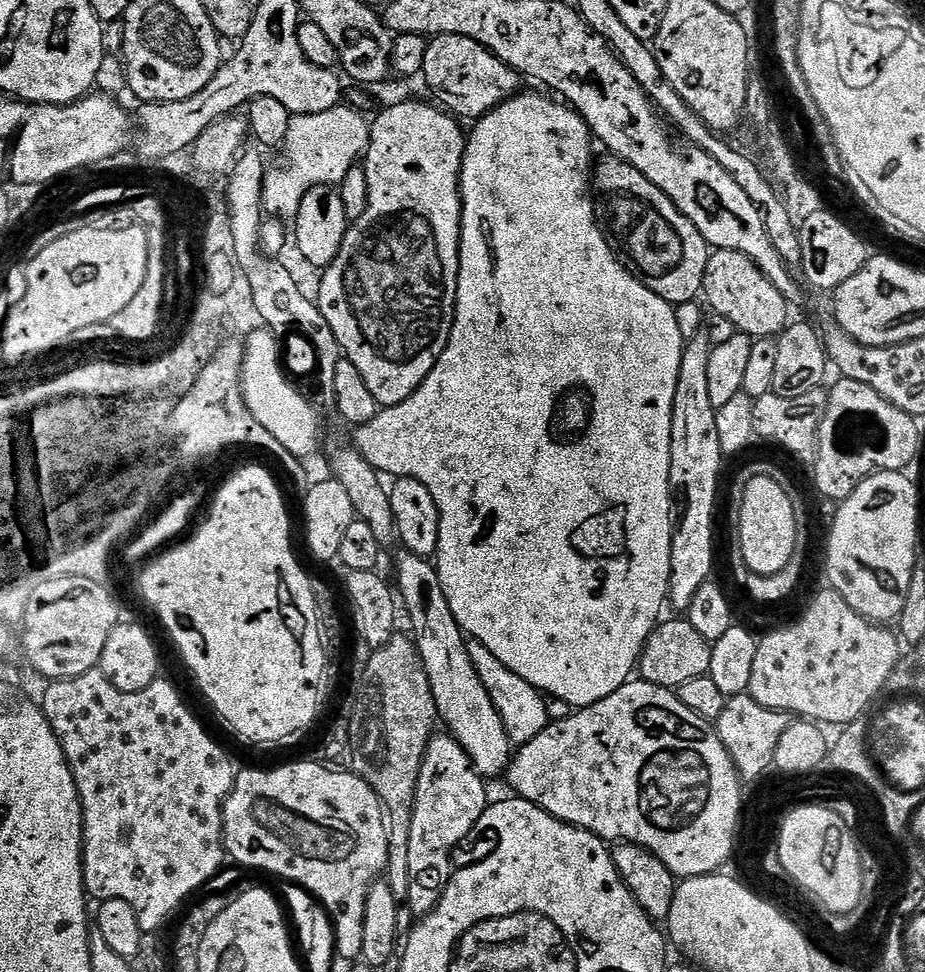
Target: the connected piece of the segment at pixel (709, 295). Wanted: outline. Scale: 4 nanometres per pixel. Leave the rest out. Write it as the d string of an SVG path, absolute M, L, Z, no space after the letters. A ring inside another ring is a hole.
M717 248L711 253L711 255L709 255L708 265L705 268L702 296L704 300L705 298L708 299L708 302L706 301L707 307L712 307L713 309L711 311L715 313L715 315L726 318L730 322L734 322L734 326L736 327L737 332L745 332L747 336L753 338L759 338L761 336L770 336L775 338L779 336L780 333L783 332L790 323L790 317L788 317L788 308L790 308L790 301L788 301L787 298L782 294L778 294L778 286L774 286L774 282L770 282L770 278L766 278L766 274L762 274L762 270L758 270L758 266L751 258L749 258L749 256L747 256L746 254L738 254L734 250L722 250L721 248Z

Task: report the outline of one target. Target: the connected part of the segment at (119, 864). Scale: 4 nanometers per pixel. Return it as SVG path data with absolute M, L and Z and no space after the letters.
M99 667L90 669L86 674L82 674L78 678L70 678L69 680L54 680L47 685L48 689L44 692L44 700L42 699L42 707L44 716L50 722L50 726L54 730L54 734L58 738L58 742L64 751L66 762L70 766L70 770L74 774L74 782L78 786L78 794L80 795L80 805L84 811L84 891L93 901L103 902L106 900L121 900L122 902L130 902L130 906L134 906L134 914L138 914L138 926L145 934L156 934L161 930L160 927L168 920L168 915L187 898L191 892L196 892L220 867L223 866L224 860L226 861L226 853L224 851L224 801L228 799L229 794L232 792L232 787L238 775L238 768L232 765L232 760L219 748L218 745L212 741L212 736L203 728L202 725L196 721L196 716L190 709L184 705L184 700L180 697L180 692L171 684L170 681L164 680L165 678L157 678L153 684L146 686L146 690L138 690L137 692L123 692L118 690L118 686L114 686L114 682L110 682L106 678L106 674L101 672Z

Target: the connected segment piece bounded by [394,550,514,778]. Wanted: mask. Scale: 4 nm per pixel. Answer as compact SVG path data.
M407 550L401 553L396 560L394 584L398 589L403 611L405 608L412 619L410 632L428 675L439 719L448 727L445 729L450 735L466 750L481 776L503 777L508 765L512 763L514 745L506 734L506 726L490 694L486 694L486 686L482 686L482 678L478 678L478 670L468 653L466 634L458 626L454 610L450 610L446 594L442 594L442 582L436 573L436 565L427 556L419 556Z

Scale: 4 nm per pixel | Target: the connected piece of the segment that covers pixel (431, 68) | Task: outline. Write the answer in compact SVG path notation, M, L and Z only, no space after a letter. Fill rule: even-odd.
M458 34L429 39L422 80L428 83L429 90L437 96L435 99L451 115L464 122L475 122L487 112L494 111L498 105L506 103L511 96L521 91L522 83L520 73L506 66L506 62L497 58L489 48L474 42L474 38Z

